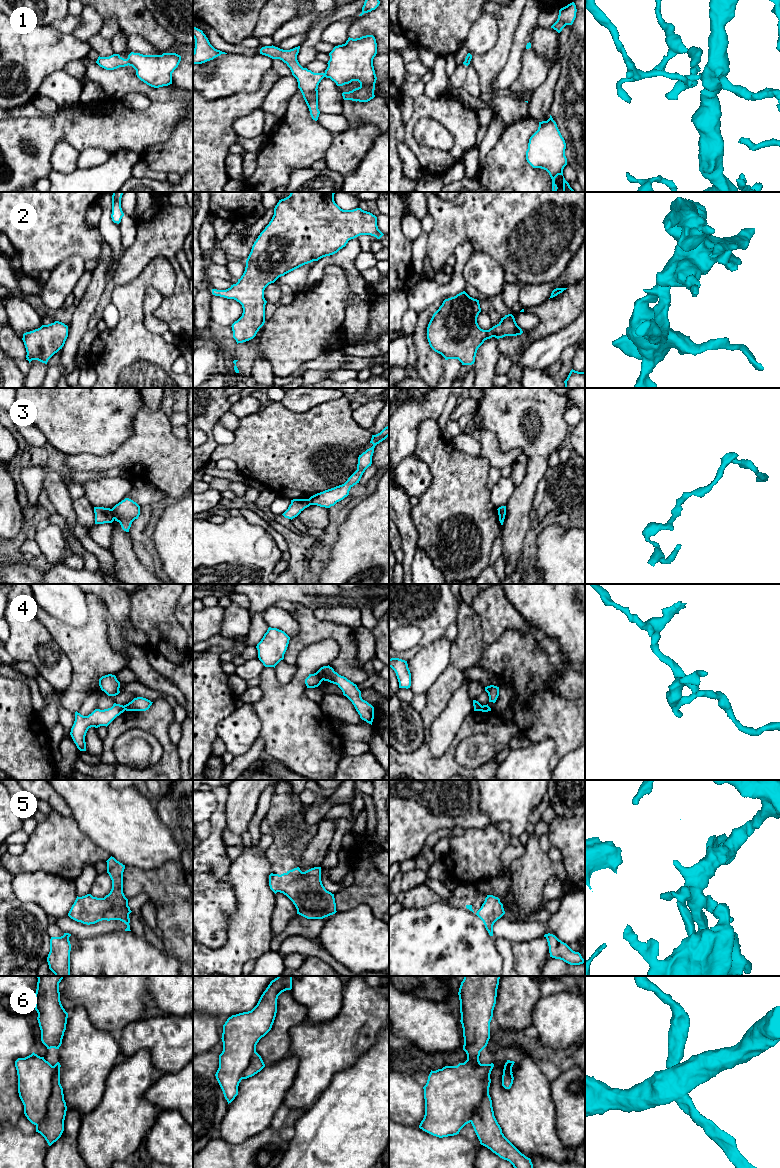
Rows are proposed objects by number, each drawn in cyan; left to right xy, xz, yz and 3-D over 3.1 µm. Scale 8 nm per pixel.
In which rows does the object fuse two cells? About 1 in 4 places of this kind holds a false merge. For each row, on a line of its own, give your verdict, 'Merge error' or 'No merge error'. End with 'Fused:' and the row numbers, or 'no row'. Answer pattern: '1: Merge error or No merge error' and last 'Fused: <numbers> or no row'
1: Merge error
2: No merge error
3: Merge error
4: Merge error
5: No merge error
6: Merge error
Fused: 1, 3, 4, 6

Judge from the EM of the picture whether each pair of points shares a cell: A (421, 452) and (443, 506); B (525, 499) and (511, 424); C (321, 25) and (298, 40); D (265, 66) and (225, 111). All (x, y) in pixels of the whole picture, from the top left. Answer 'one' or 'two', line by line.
A: one
B: one
C: two
D: two

